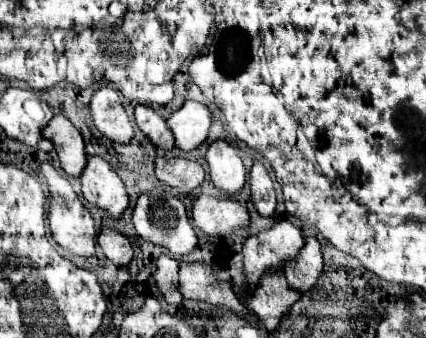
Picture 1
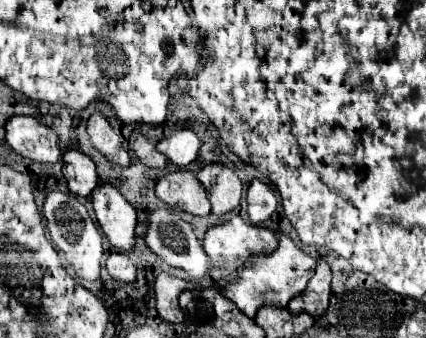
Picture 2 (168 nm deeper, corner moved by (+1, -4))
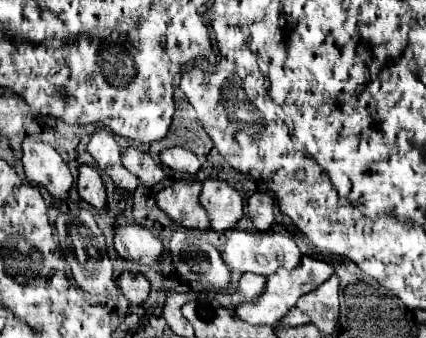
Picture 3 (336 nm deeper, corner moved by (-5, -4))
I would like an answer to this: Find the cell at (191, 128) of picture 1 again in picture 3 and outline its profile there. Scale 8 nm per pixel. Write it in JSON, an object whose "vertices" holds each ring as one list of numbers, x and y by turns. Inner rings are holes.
{"vertices":[[179,146,163,150,159,160,165,168,171,168,179,174,189,174,189,176,195,176,201,168,199,158,191,150,185,150,185,148,179,148]]}

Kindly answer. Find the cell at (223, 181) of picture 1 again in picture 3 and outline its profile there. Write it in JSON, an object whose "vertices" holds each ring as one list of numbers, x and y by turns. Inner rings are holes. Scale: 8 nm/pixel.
{"vertices":[[205,180,201,190,201,206,209,216,209,228,215,232,233,230,243,218,243,198,221,180]]}

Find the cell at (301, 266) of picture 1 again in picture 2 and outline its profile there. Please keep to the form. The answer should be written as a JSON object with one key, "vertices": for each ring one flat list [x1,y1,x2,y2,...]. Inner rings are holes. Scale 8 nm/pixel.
{"vertices":[[319,260,317,268,315,268,315,274,309,280,307,288,299,296,291,298,287,308,291,312,305,310,311,316,319,316,329,304,329,290,331,290,329,284,331,284,331,270,329,270,325,260]]}

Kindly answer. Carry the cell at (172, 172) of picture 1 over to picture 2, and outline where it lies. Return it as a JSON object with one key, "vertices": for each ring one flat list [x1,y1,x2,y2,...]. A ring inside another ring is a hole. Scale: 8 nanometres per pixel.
{"vertices":[[175,170,161,176,157,180,157,198,173,210,183,210,197,216,207,216,211,212,205,186,189,170]]}

